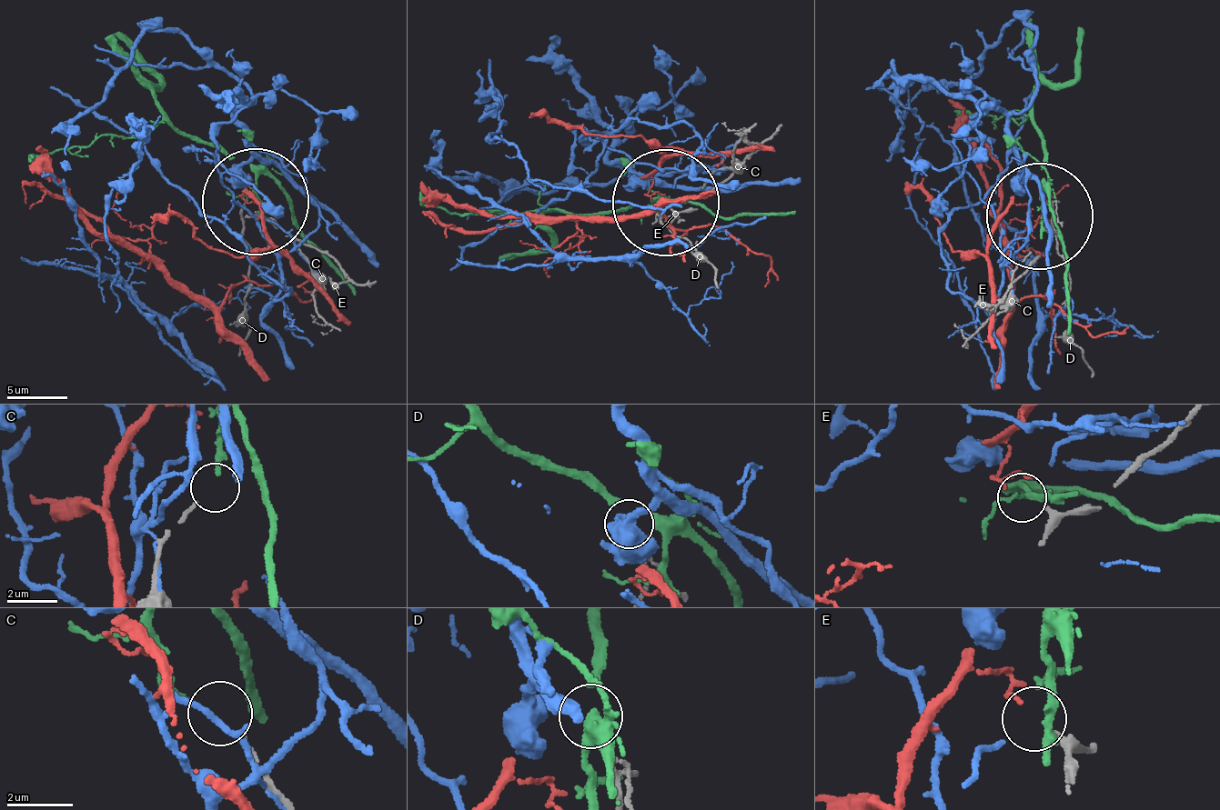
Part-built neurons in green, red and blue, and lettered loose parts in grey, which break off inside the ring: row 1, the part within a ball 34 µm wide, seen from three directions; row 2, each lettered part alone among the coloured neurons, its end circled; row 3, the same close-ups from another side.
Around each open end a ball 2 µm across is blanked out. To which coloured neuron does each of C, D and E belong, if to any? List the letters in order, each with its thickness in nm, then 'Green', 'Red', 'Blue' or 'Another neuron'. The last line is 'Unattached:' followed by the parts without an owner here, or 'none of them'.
C: Thickness 160 nm. Green
D: Thickness 170 nm. Another neuron
E: Thickness 240 nm. Another neuron
Unattached: D, E

